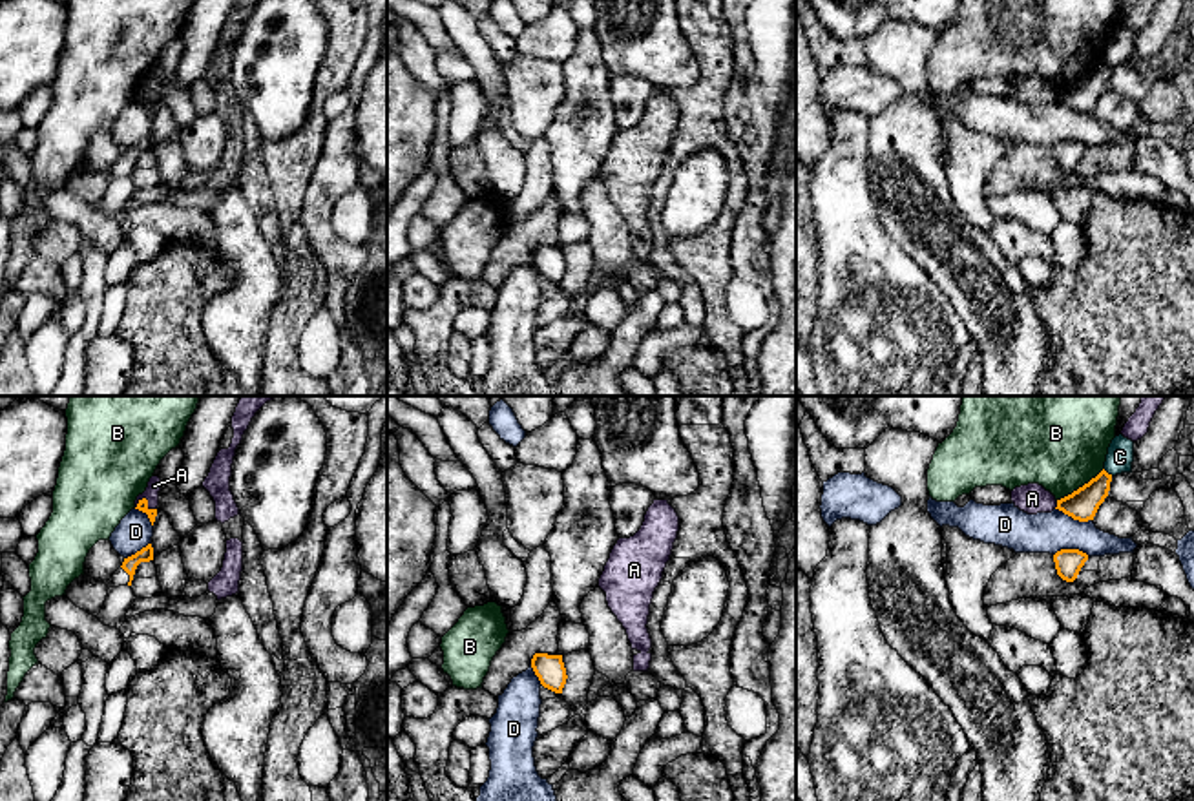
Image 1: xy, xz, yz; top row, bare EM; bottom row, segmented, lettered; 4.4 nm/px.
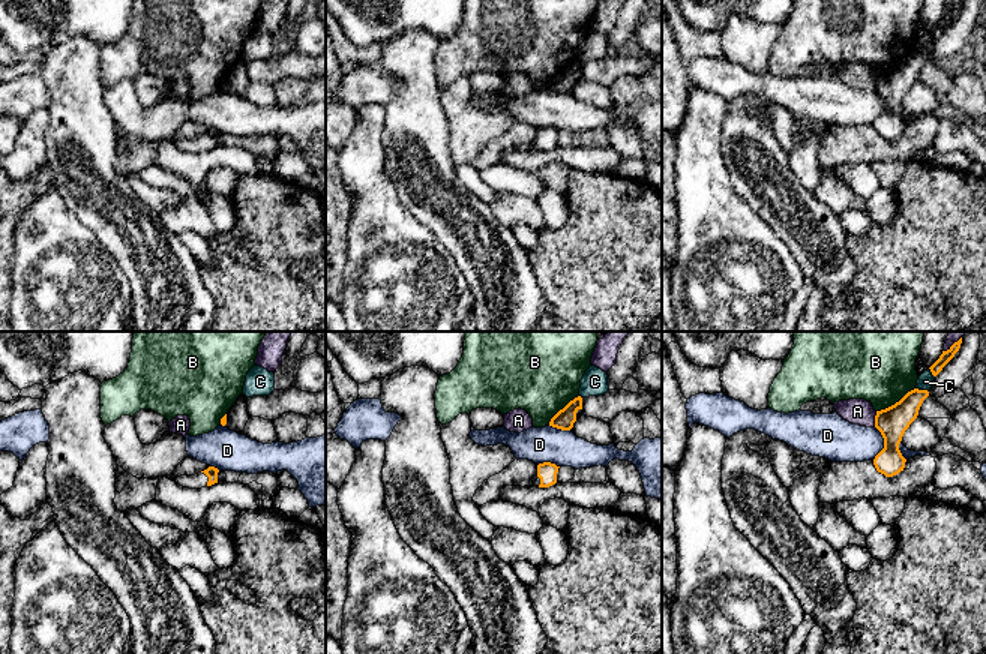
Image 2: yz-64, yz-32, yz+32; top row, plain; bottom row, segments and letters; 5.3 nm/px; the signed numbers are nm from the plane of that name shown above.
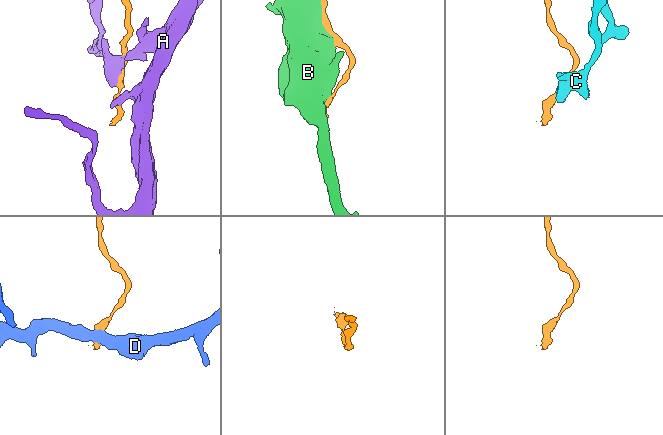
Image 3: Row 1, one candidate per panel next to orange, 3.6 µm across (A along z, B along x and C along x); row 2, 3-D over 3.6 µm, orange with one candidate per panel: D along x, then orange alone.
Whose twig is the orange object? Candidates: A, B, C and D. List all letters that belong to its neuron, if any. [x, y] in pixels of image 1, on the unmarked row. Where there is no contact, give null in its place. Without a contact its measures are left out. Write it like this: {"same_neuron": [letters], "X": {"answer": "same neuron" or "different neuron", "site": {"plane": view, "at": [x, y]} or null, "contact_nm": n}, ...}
{"same_neuron": [], "A": {"answer": "different neuron", "site": {"plane": "xy", "at": [146, 93]}, "contact_nm": 100}, "B": {"answer": "different neuron", "site": {"plane": "yz", "at": [1079, 79]}, "contact_nm": 260}, "C": {"answer": "different neuron", "site": {"plane": "yz", "at": [1107, 64]}, "contact_nm": 50}, "D": {"answer": "different neuron", "site": {"plane": "yz", "at": [1074, 110]}, "contact_nm": 170}}

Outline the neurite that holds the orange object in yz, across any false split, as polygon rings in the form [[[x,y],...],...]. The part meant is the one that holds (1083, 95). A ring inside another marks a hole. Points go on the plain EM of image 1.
[[[1105,60],[1088,75],[1074,82],[1072,86],[1057,91],[1059,102],[1079,113],[1094,111],[1099,97],[1105,93],[1110,82],[1112,66]]]

